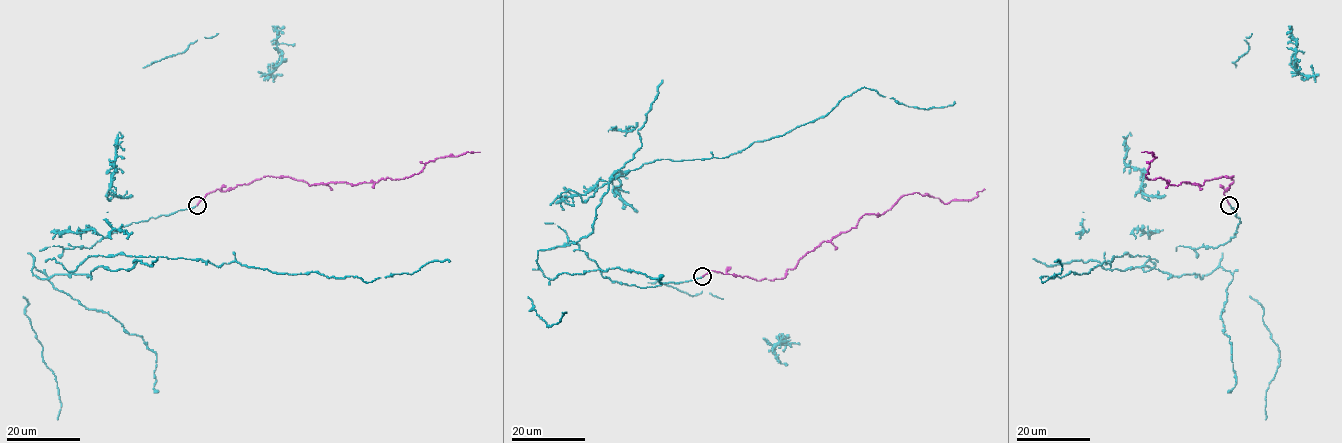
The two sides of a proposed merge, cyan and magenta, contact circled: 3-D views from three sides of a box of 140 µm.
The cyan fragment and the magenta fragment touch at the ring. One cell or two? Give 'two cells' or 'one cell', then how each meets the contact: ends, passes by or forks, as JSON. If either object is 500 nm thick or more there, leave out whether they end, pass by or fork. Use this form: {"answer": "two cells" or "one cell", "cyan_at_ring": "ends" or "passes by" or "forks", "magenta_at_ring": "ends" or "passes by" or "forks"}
{"answer": "one cell", "cyan_at_ring": "ends", "magenta_at_ring": "ends"}

